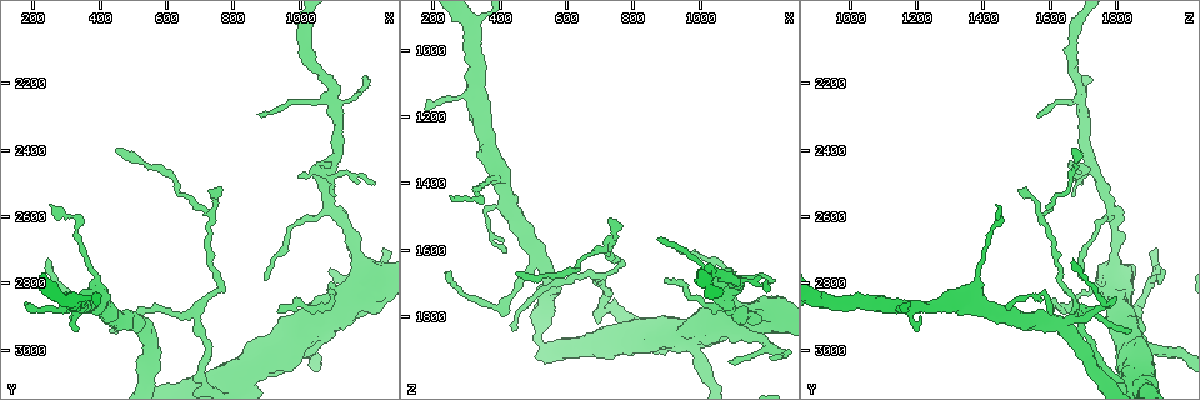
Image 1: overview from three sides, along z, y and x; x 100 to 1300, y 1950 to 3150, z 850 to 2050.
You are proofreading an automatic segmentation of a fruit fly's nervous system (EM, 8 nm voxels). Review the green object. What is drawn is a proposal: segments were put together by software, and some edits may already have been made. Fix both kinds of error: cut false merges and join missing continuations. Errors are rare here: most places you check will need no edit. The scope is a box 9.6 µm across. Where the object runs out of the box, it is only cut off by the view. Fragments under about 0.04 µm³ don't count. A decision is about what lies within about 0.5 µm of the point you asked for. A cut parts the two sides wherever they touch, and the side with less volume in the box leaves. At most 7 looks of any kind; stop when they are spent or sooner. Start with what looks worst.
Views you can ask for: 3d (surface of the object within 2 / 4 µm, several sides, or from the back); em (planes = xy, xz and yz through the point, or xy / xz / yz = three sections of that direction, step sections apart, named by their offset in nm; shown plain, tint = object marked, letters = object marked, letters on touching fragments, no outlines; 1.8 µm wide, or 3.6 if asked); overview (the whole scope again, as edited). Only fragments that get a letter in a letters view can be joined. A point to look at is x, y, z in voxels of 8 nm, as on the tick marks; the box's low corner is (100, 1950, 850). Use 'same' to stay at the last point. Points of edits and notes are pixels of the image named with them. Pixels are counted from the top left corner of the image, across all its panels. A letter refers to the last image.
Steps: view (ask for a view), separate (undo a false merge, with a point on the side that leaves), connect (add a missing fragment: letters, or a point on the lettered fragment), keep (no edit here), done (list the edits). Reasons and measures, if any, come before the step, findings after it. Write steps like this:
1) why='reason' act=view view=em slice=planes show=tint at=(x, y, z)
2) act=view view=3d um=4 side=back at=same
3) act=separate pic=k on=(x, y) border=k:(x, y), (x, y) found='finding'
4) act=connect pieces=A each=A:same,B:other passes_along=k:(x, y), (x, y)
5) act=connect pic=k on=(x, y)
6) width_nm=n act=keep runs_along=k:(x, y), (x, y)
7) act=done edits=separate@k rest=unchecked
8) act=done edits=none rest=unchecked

why='sudden change in width' act=view view=3d um=4 side=back at=(980, 2990, 1870)

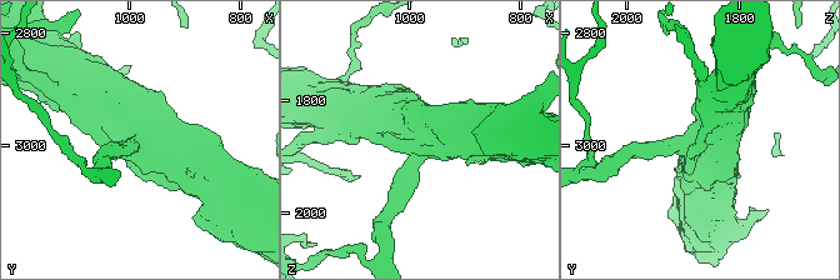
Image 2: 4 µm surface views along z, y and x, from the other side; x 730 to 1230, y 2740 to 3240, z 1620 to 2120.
why='shape alone is not enough' act=view view=em um=3.6 slice=yz step=16 show=tint at=(980, 2995, 1885)

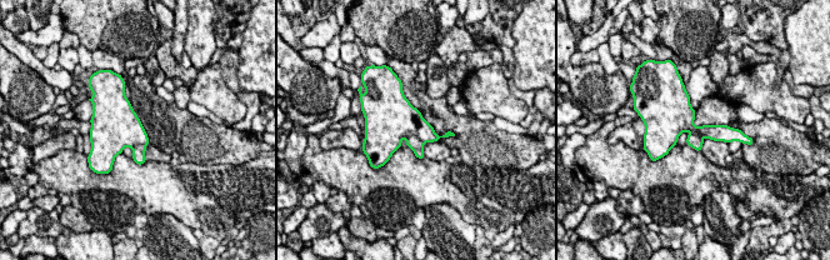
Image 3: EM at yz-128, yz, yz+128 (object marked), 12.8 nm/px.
act=view view=em um=3.6 slice=planes show=letters at=same

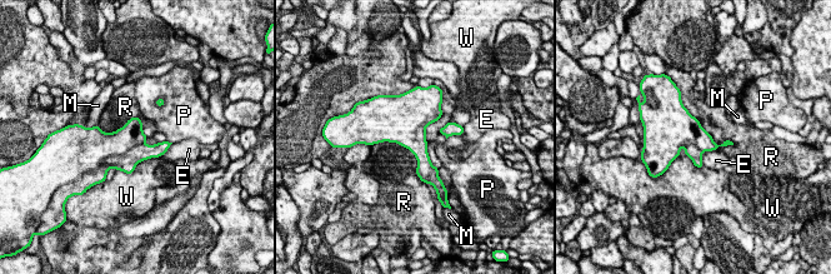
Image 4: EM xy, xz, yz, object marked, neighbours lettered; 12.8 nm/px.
width_nm=440 act=separate pic=4 on=(126, 163) each=E:other,M:other,P:other,R:other,W:other part_leaving=4:(166, 144), (128, 162), (108, 162) found='a second neuron is stuck on'

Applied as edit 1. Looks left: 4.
act=view view=overview

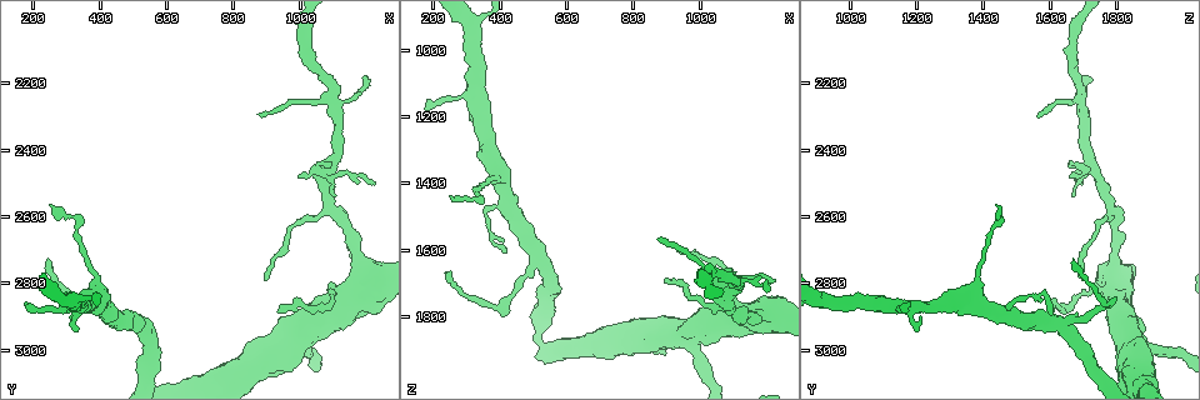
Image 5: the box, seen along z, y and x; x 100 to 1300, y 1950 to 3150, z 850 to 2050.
why='tapers out' act=view view=3d um=4 side=back at=(250, 2570, 1440)

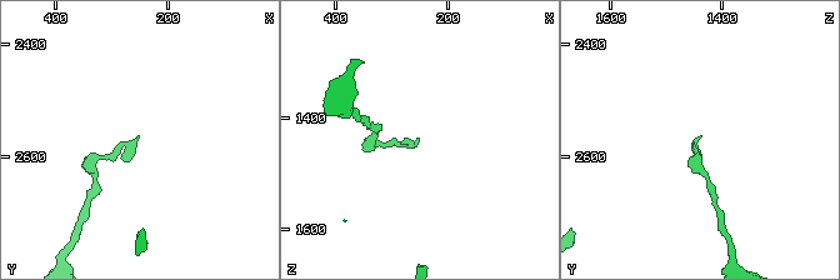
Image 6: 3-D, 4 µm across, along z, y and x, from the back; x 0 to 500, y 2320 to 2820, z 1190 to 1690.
act=view view=em slice=xz step=16 show=letters at=(255, 2565, 1440)

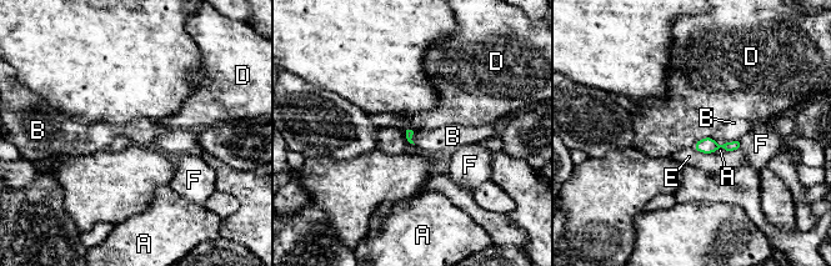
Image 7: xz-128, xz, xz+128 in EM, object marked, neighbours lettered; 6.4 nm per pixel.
act=view view=em slice=planes show=letters at=same

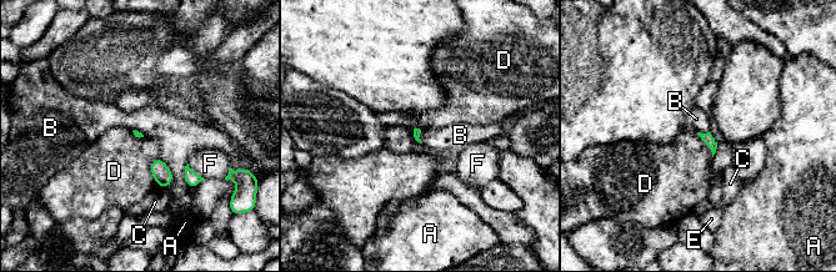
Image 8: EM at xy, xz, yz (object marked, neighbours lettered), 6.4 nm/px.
act=keep each=A:other,B:other,C:other,D:other,E:other,F:other border=8:(159, 157), (173, 177), (168, 187) found='none of them fits'

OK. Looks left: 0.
act=done edits=separate@4 rest=unchecked

